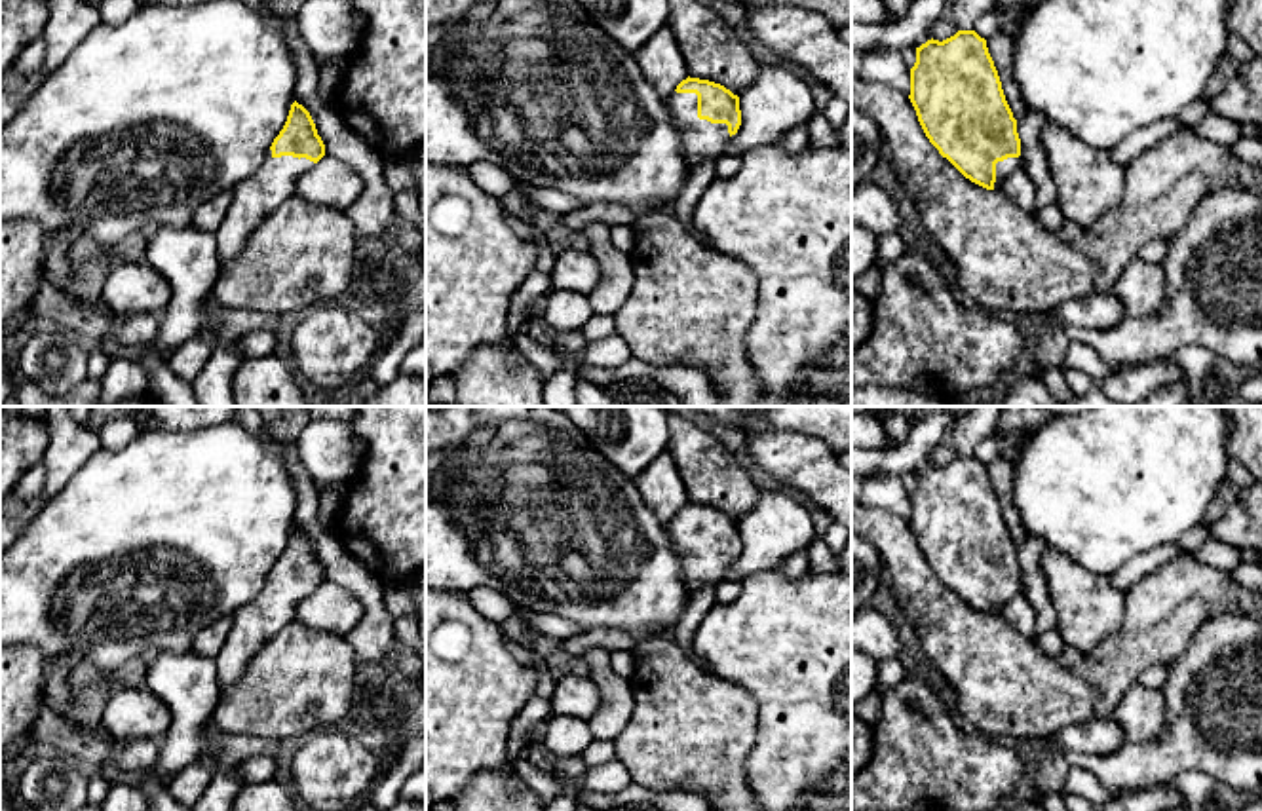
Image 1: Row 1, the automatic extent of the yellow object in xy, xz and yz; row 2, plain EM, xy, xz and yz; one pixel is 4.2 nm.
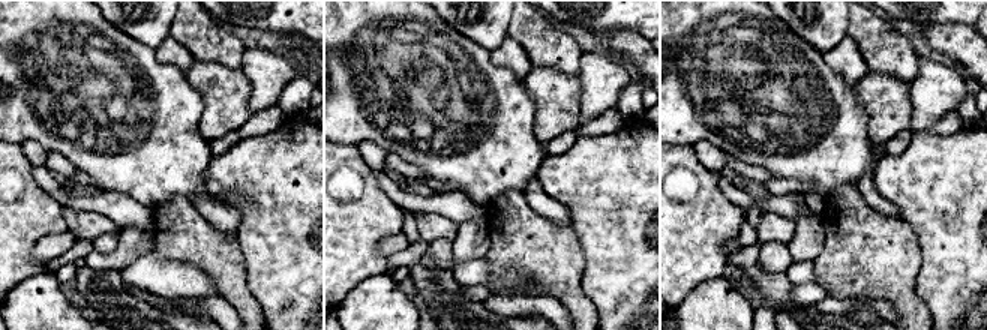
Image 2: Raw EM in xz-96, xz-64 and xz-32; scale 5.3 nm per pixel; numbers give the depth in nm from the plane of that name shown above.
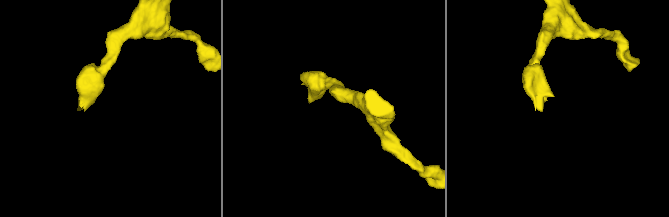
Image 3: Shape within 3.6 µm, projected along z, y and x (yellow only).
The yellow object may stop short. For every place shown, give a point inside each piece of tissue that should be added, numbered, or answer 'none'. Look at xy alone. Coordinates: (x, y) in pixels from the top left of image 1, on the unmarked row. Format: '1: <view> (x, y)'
1: xy (274, 608)

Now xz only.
1: xz (702, 566)

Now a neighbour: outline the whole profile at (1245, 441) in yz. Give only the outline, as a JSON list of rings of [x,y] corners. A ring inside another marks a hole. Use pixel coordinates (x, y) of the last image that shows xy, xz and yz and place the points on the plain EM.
[[[1220,406],[1232,420],[1230,456],[1262,482],[1262,406]]]

